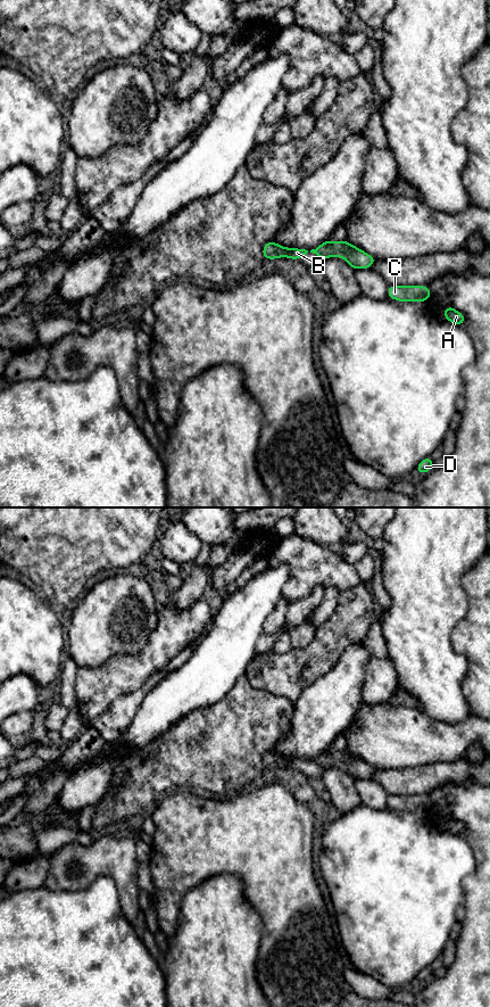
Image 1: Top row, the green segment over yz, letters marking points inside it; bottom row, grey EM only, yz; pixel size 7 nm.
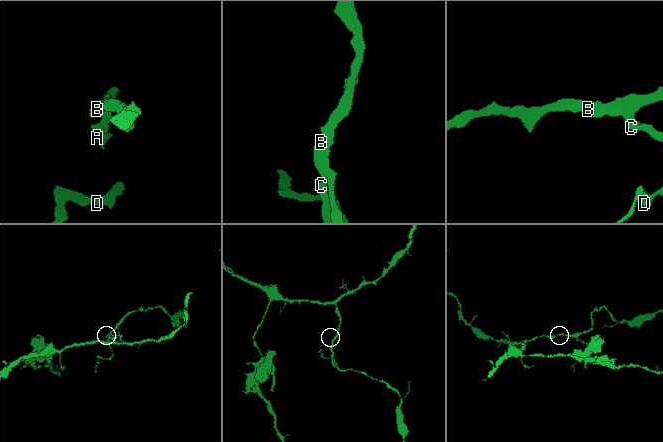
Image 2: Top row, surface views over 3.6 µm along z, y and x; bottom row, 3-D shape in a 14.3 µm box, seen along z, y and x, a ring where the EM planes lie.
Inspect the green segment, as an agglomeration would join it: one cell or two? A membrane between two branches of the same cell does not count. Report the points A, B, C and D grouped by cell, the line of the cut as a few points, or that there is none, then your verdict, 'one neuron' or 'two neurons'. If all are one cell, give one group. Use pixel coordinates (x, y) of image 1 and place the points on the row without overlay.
groups A B C D; cut none; one neuron

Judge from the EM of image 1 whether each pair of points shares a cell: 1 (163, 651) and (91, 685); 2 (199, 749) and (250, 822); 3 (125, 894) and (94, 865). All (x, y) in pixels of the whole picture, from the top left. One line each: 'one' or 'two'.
1: one
2: two
3: one

